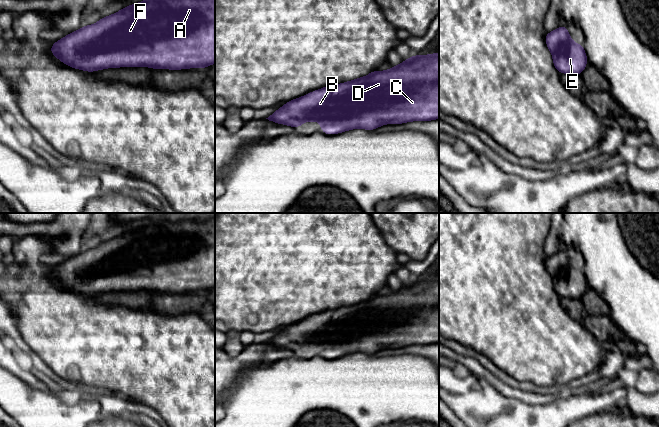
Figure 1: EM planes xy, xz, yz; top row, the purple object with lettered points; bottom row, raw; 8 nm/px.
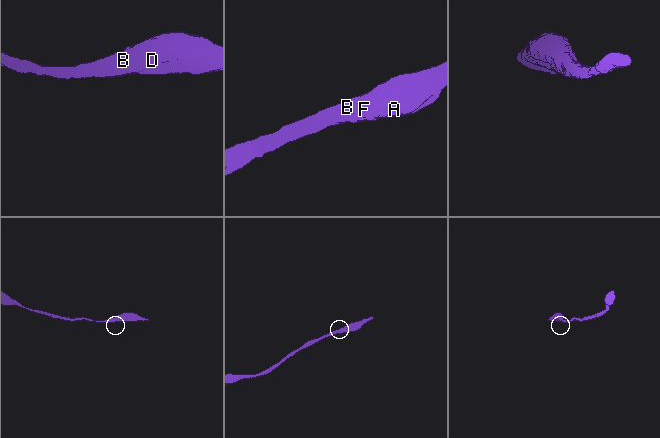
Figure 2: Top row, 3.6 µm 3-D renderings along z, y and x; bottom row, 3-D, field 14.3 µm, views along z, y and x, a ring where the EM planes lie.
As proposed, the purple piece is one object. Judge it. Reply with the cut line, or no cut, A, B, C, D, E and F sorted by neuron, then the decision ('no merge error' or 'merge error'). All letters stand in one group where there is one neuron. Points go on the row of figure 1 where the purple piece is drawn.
no cut; A B C D E F; no merge error

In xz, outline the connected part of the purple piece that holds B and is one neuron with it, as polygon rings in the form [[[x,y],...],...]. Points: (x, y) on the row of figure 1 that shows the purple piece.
[[[439,53],[423,56],[413,55],[387,71],[376,70],[353,81],[329,85],[315,90],[303,97],[286,102],[284,106],[266,119],[293,128],[300,127],[307,121],[318,121],[321,124],[322,132],[328,135],[357,128],[375,130],[383,124],[401,124],[410,121],[424,122],[439,119]]]

